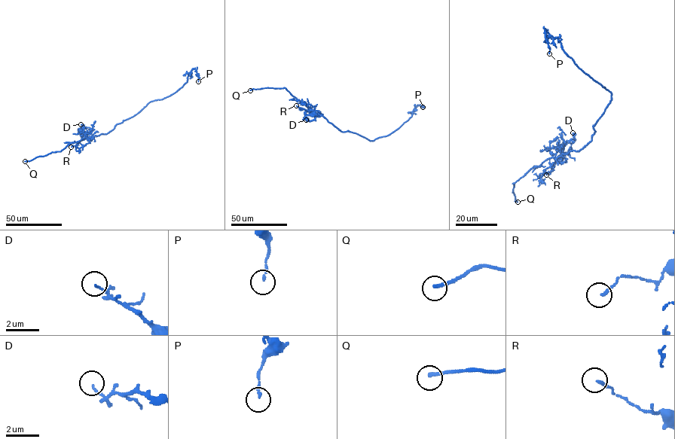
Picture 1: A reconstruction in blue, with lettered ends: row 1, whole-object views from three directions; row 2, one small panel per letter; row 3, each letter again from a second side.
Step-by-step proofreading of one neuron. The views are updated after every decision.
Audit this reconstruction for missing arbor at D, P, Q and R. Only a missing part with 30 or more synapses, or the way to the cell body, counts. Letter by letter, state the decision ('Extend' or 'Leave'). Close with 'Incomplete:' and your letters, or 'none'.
D: Leave
P: Leave
Q: Extend
R: Leave
Incomplete: Q

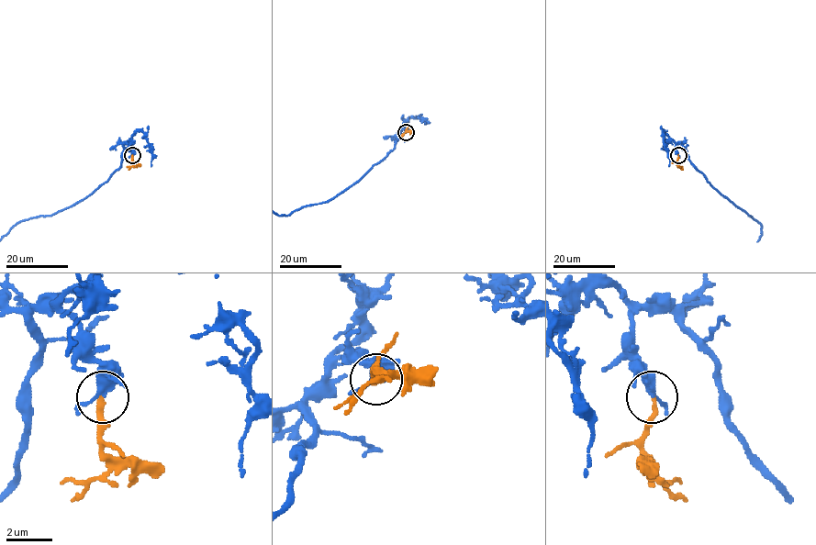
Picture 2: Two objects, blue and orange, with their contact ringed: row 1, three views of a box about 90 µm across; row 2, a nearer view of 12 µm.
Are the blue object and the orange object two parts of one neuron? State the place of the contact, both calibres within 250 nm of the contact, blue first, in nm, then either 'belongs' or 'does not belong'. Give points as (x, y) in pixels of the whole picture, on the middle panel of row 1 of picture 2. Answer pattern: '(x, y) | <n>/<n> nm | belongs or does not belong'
(406, 132) | 320/200 nm | belongs

